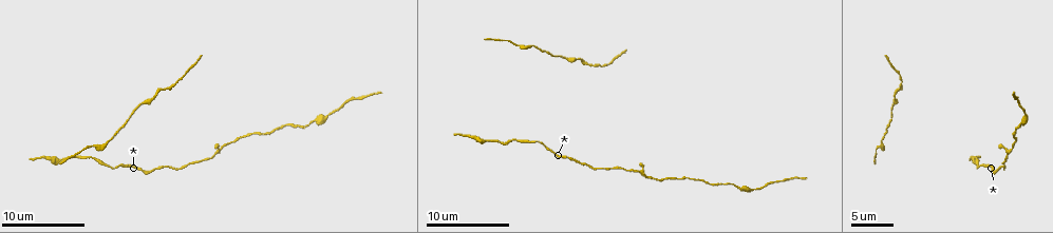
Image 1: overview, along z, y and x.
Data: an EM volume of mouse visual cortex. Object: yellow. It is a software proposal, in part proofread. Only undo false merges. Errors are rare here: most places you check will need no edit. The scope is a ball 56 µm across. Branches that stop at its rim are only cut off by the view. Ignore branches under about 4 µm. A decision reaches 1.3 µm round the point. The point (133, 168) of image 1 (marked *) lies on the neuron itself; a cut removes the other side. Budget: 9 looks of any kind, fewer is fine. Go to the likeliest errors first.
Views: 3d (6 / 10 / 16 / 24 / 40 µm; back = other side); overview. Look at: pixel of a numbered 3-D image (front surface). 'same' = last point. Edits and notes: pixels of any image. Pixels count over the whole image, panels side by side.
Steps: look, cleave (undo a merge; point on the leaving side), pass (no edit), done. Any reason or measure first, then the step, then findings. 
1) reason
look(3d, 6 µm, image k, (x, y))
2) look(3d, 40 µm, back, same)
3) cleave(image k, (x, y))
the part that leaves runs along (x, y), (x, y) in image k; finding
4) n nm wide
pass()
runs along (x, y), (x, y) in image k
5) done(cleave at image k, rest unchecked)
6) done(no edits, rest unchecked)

look(3d, 10 µm, image 1, (92, 155))

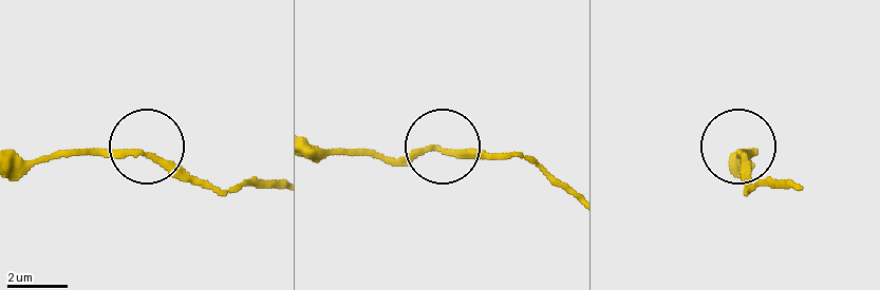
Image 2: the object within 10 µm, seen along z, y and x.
other side
look(3d, 10 µm, back, image 2, (441, 148))

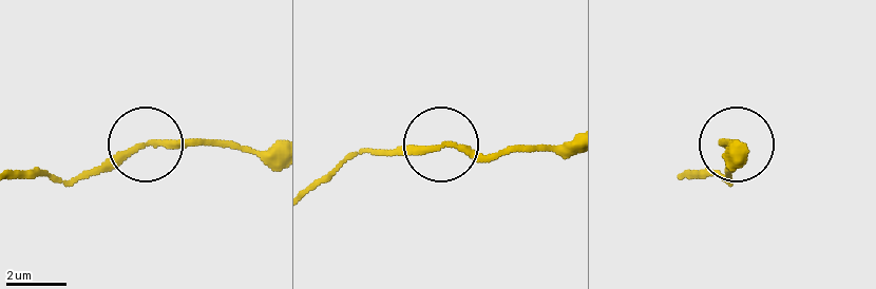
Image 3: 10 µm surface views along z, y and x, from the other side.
pass()
runs along (312, 189), (374, 148), (449, 140), (507, 156) in image 3; one neuron here

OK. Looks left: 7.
calibre changes
look(3d, 10 µm, image 1, (647, 175))

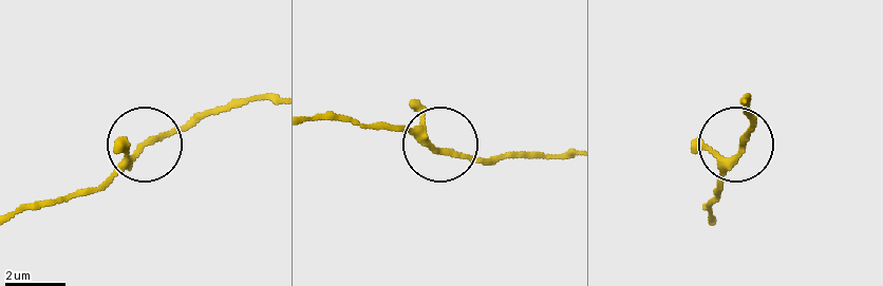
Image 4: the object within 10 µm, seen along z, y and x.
3 arms
pass()
runs along (15, 215), (90, 192), (135, 150), (202, 114) in image 4; all the same neuron

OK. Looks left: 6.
thick turns thin
look(3d, 10 µm, image 1, (1026, 115))

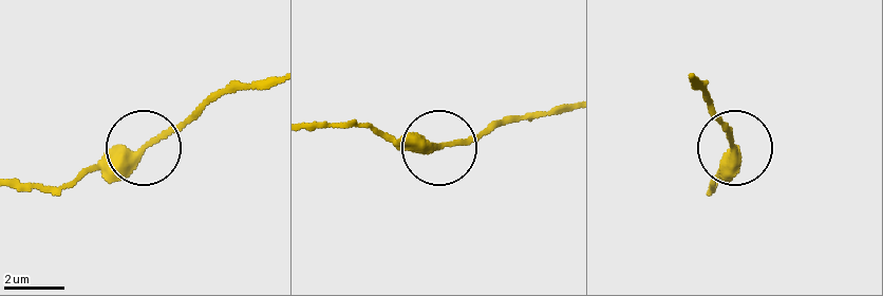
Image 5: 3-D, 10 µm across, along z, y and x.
look(3d, 10 µm, back, image 5, (435, 148))

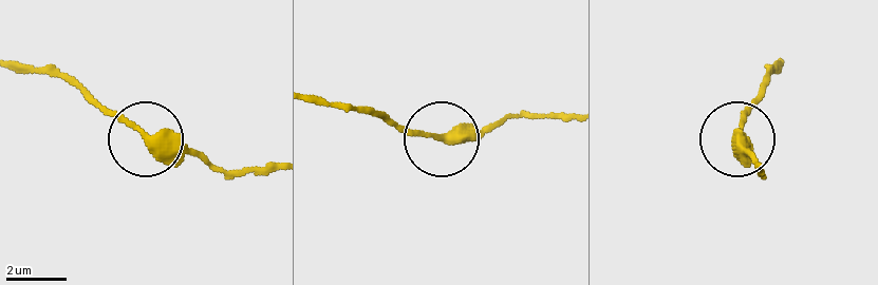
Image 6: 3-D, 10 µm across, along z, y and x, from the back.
pass()
runs along (568, 117), (507, 117), (432, 135), (381, 117) in image 6; continuous, no second neuron

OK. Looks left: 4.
thick turns thin
look(3d, 16 µm, image 1, (998, 170))

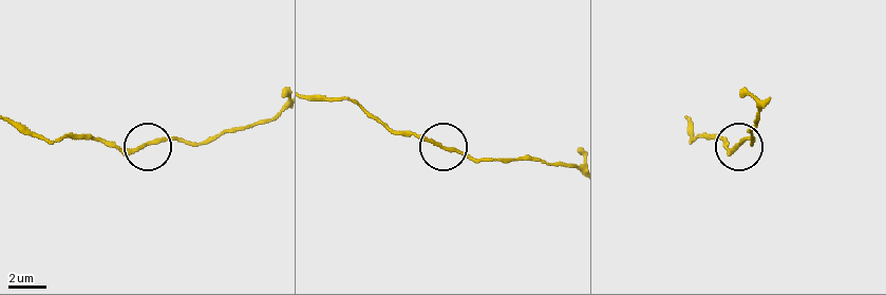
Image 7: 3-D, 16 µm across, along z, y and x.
pass()
runs along (394, 130), (477, 158), (500, 158) in image 7; all the same neuron

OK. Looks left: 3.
done(no edits, rest unchecked)

